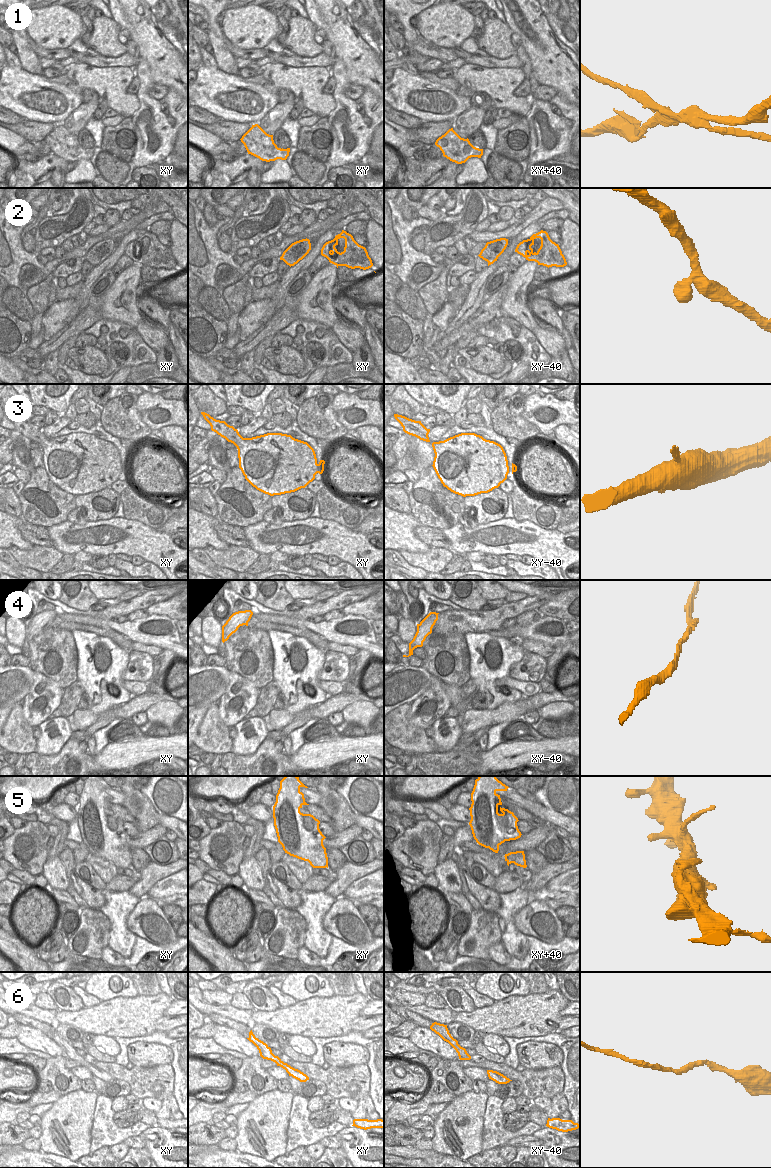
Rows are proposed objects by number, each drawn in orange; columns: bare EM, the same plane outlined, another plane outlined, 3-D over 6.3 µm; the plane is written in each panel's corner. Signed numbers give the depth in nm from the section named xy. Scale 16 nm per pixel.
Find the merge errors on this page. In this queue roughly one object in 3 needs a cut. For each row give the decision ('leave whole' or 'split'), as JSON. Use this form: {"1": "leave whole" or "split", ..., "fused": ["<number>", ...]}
{"1": "split", "2": "leave whole", "3": "leave whole", "4": "leave whole", "5": "leave whole", "6": "leave whole", "fused": ["1"]}

